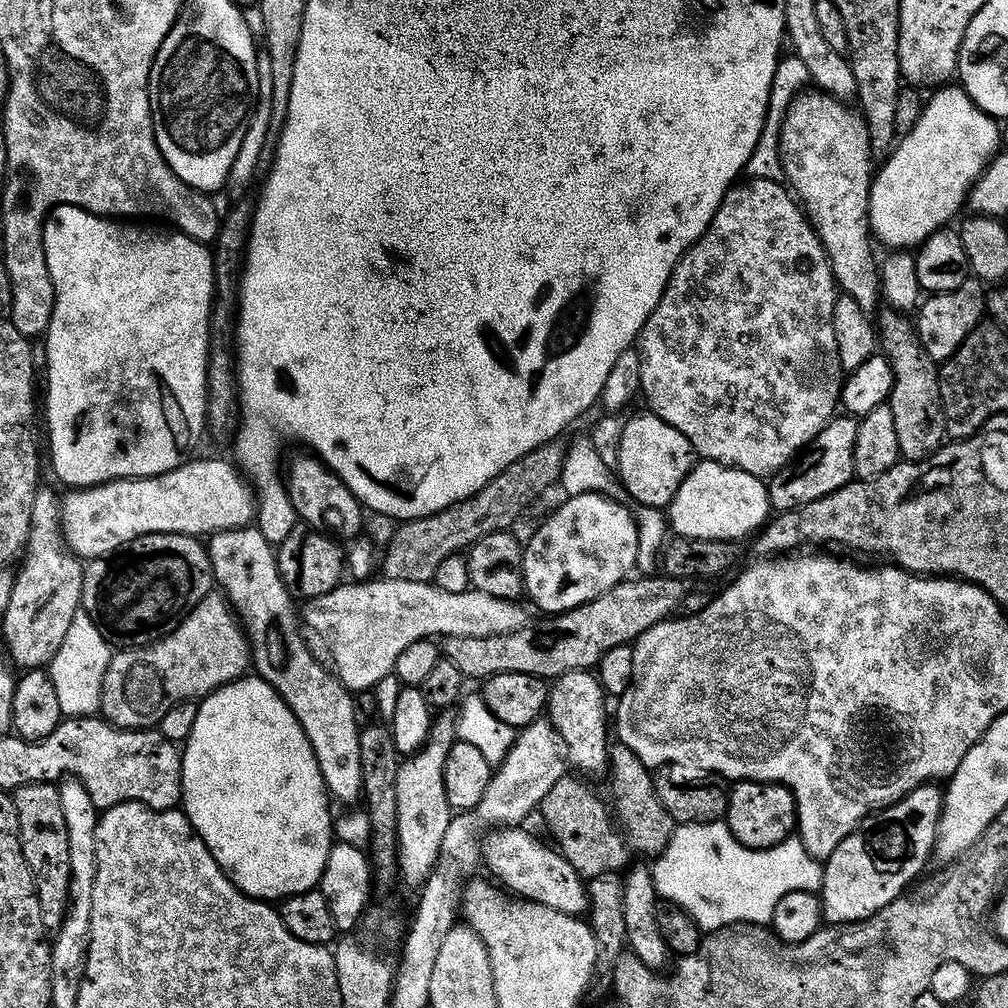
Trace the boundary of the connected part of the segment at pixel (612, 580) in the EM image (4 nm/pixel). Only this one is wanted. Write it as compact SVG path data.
M584 492L568 496L540 525L536 533L523 545L520 569L524 575L527 599L532 599L544 614L565 612L574 606L582 606L598 594L610 590L636 568L638 554L638 526L633 509L627 503L602 493Z

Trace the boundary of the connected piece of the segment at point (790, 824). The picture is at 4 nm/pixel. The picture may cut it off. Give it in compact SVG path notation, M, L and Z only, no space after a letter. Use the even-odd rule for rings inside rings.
M738 780L731 785L726 813L728 829L738 842L747 848L772 848L793 835L796 826L796 803L792 791L784 784L770 784L767 780Z

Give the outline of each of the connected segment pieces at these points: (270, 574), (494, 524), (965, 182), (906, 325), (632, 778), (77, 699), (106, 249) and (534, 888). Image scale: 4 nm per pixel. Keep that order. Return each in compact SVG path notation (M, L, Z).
M255 526L213 532L207 537L206 547L215 587L232 605L246 629L248 647L252 649L250 664L255 675L282 697L302 726L320 763L329 797L333 801L341 800L344 806L355 805L352 803L355 800L357 803L364 791L361 725L356 724L356 704L352 701L355 699L344 683L332 675L318 656L316 661L315 654L308 649L297 601L280 577L276 548Z
M559 439L548 440L542 446L530 450L522 458L510 462L502 474L498 474L482 490L478 490L470 498L459 500L458 503L452 504L446 510L435 512L429 516L419 516L417 520L405 520L397 523L396 533L388 540L388 545L384 548L384 572L383 579L401 580L402 582L422 582L427 584L434 578L434 570L445 558L450 558L457 554L463 553L478 538L482 538L491 532L506 532L513 526L512 523L535 502L536 496L540 496L553 483L554 485L560 479L560 473L563 470L563 460L565 454L565 445Z
M940 86L935 89L936 92L932 97L927 97L926 103L923 105L921 110L921 116L917 120L917 124L910 129L909 132L899 137L898 143L889 151L886 159L883 161L884 164L879 165L878 171L875 173L872 190L868 193L868 222L870 225L870 232L877 241L880 240L884 244L889 244L887 247L892 250L912 250L917 246L923 244L930 234L934 234L940 228L945 227L949 223L948 219L959 210L960 204L965 203L968 192L972 188L972 184L983 174L984 168L996 156L998 149L1001 147L1002 141L1000 138L1000 128L998 127L997 121L993 117L986 115L980 107L974 103L974 101L964 93L963 88L959 86Z
M885 307L884 313L874 320L878 333L879 351L888 359L892 371L892 389L887 398L890 414L894 414L894 427L898 446L905 461L925 460L945 443L945 420L940 407L937 361L924 353L916 333L916 325L905 313Z
M617 743L610 752L610 772L612 768L612 792L616 795L616 808L620 811L620 824L625 828L624 836L636 852L645 852L649 858L655 858L666 850L672 837L674 821L671 814L658 802L656 782L648 765L643 764L625 744Z
M81 608L74 614L66 630L62 646L48 665L48 673L58 695L58 706L63 717L93 715L100 707L101 680L112 653L111 645L94 626L93 620Z
M59 204L56 208L50 209L44 218L44 267L50 274L50 282L54 286L54 310L48 323L48 330L43 337L44 356L48 359L48 393L44 396L44 416L48 419L48 452L52 455L52 472L68 484L69 489L89 488L95 484L104 484L107 480L131 480L137 476L157 476L163 472L169 472L185 463L188 451L196 444L200 432L206 428L206 413L208 411L208 326L212 314L212 301L214 299L215 274L212 269L212 254L209 245L199 244L194 238L190 238L184 232L175 230L164 230L159 232L156 228L139 228L136 222L117 222L112 218L95 216L93 212L82 210L78 206Z
M500 826L489 831L482 840L482 864L497 876L495 879L513 897L521 901L550 906L574 917L579 917L587 909L586 884L574 866L570 866L555 847L547 848L542 841L535 840L524 826Z

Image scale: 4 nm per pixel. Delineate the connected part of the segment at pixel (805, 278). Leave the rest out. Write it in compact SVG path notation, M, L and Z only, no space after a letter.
M745 179L743 182L737 182L728 189L726 195L722 198L722 202L718 206L718 210L714 214L714 218L708 223L708 229L699 236L690 247L684 251L684 255L674 266L674 270L670 274L670 278L664 287L662 298L658 298L658 306L654 306L654 310L650 314L650 318L646 318L646 322L642 326L638 337L638 351L640 354L640 392L642 393L642 400L644 400L647 407L658 418L662 418L662 422L670 422L670 426L674 426L674 430L678 430L682 434L686 434L686 438L690 442L692 451L696 453L697 457L705 460L713 460L719 464L725 464L731 468L738 470L746 470L746 474L754 474L761 478L767 478L773 472L784 467L789 463L801 450L811 444L814 437L823 430L828 421L833 416L837 415L838 405L840 403L840 386L842 383L842 369L838 362L838 345L834 343L834 302L838 295L838 289L835 280L832 278L832 268L828 265L828 256L824 252L824 247L820 244L820 240L816 236L812 225L808 223L807 216L804 215L799 203L794 199L793 193L789 191L783 183L774 180L760 180L760 179Z

